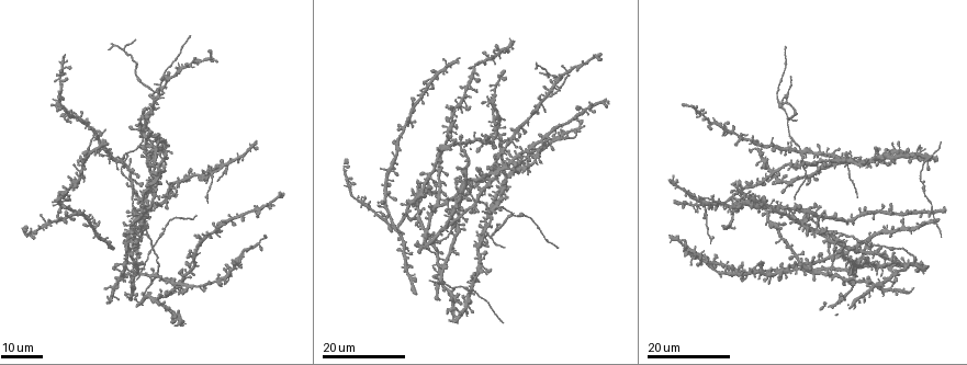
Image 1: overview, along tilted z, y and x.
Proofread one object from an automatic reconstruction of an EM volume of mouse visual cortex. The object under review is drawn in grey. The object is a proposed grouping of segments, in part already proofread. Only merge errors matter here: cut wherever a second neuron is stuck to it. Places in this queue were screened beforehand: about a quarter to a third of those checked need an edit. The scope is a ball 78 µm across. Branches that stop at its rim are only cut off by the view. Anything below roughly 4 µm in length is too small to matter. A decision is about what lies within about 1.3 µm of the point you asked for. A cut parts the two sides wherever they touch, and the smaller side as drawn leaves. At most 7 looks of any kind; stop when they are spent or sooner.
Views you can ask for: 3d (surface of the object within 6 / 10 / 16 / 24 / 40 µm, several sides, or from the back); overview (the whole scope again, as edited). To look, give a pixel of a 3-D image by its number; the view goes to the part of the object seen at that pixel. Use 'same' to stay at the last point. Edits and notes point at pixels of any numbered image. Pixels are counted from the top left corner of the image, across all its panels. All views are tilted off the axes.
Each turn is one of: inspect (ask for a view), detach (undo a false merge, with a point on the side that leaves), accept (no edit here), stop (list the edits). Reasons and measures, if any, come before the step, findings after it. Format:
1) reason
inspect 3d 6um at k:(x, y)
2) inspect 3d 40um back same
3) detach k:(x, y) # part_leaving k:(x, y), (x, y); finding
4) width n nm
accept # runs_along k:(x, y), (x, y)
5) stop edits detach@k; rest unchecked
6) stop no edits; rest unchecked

four-way junction
inspect 3d 24um at 1:(566, 72)

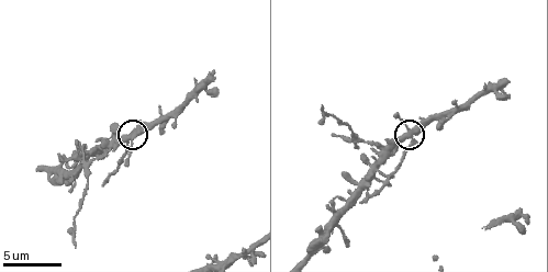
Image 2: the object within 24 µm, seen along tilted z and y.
inspect 3d 10um at 2:(413, 138)

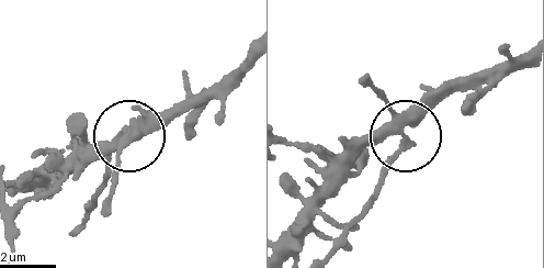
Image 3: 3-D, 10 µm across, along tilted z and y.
accept # runs_along 3:(290, 247), (360, 154), (394, 136), (393, 163), (373, 196); one neuron here

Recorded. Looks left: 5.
four or more arms meet
inspect 3d 24um at 1:(496, 131)

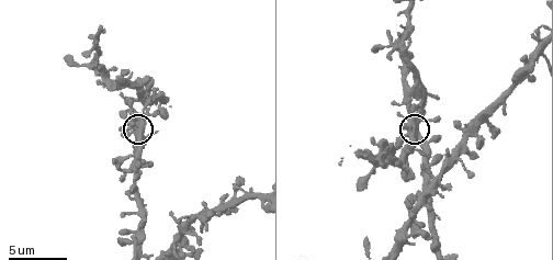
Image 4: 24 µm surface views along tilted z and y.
inspect 3d 10um same

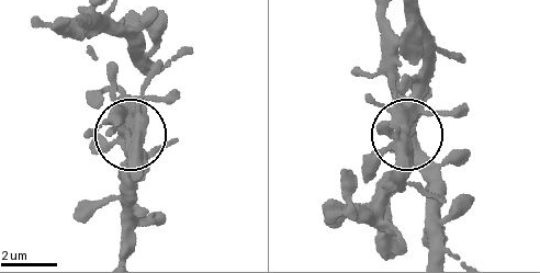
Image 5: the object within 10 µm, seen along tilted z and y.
accept # continuous, no second neuron

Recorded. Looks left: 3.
four arms meet
inspect 3d 10um at 4:(402, 51)

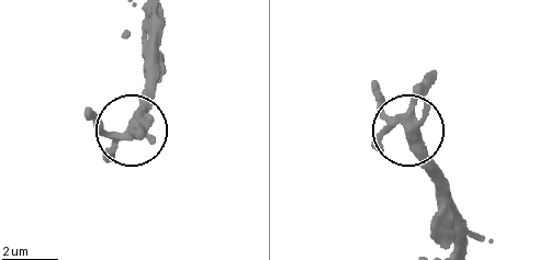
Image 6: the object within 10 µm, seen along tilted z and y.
inspect 3d 6um at 6:(411, 133)

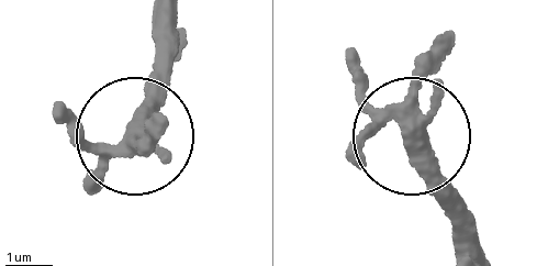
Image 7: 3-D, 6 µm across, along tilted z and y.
arms 4
accept # all the same neuron

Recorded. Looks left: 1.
stop no edits; rest unchecked

